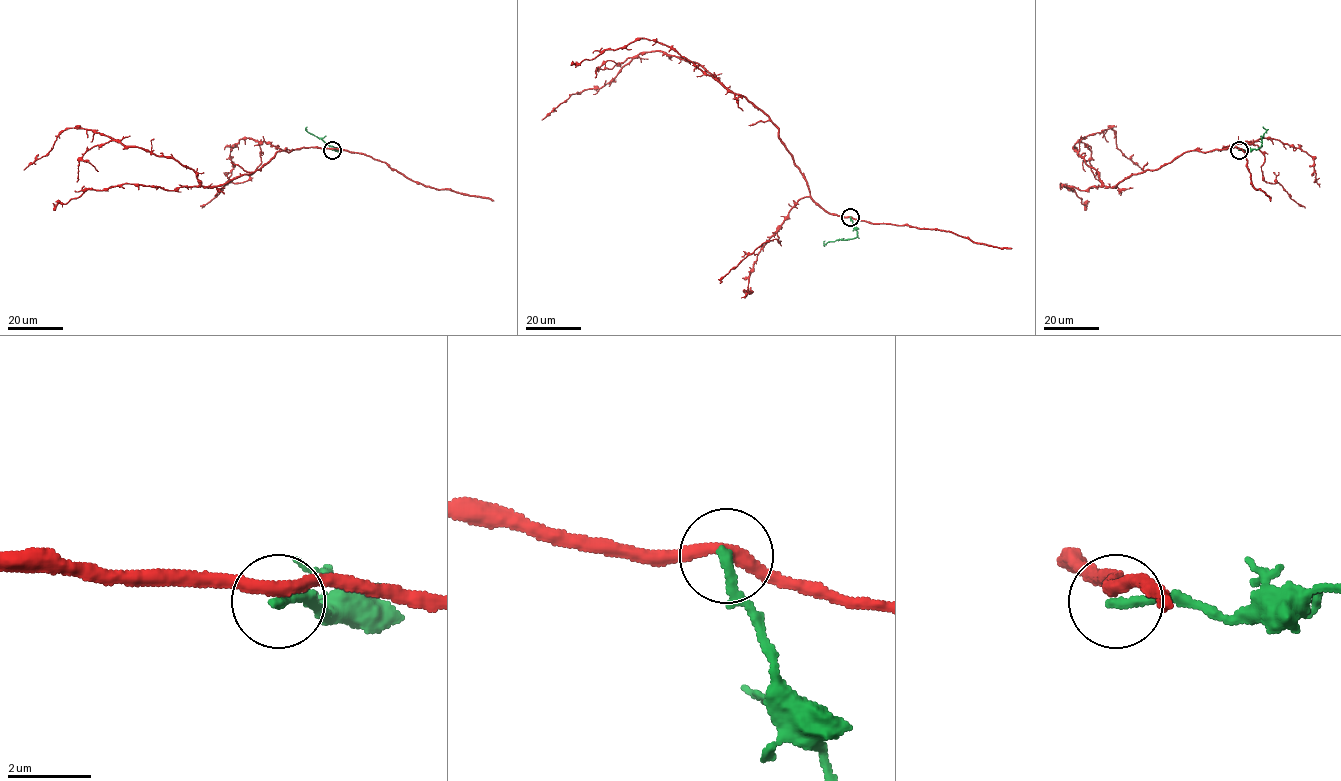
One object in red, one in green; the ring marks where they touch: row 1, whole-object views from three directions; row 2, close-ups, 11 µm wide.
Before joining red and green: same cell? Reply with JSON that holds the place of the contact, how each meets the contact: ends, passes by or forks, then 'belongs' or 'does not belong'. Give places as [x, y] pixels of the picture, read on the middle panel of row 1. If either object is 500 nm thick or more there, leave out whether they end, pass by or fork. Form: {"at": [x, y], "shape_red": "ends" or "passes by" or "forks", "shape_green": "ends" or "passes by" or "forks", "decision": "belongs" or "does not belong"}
{"at": [850, 217], "shape_red": "passes by", "shape_green": "ends", "decision": "does not belong"}

